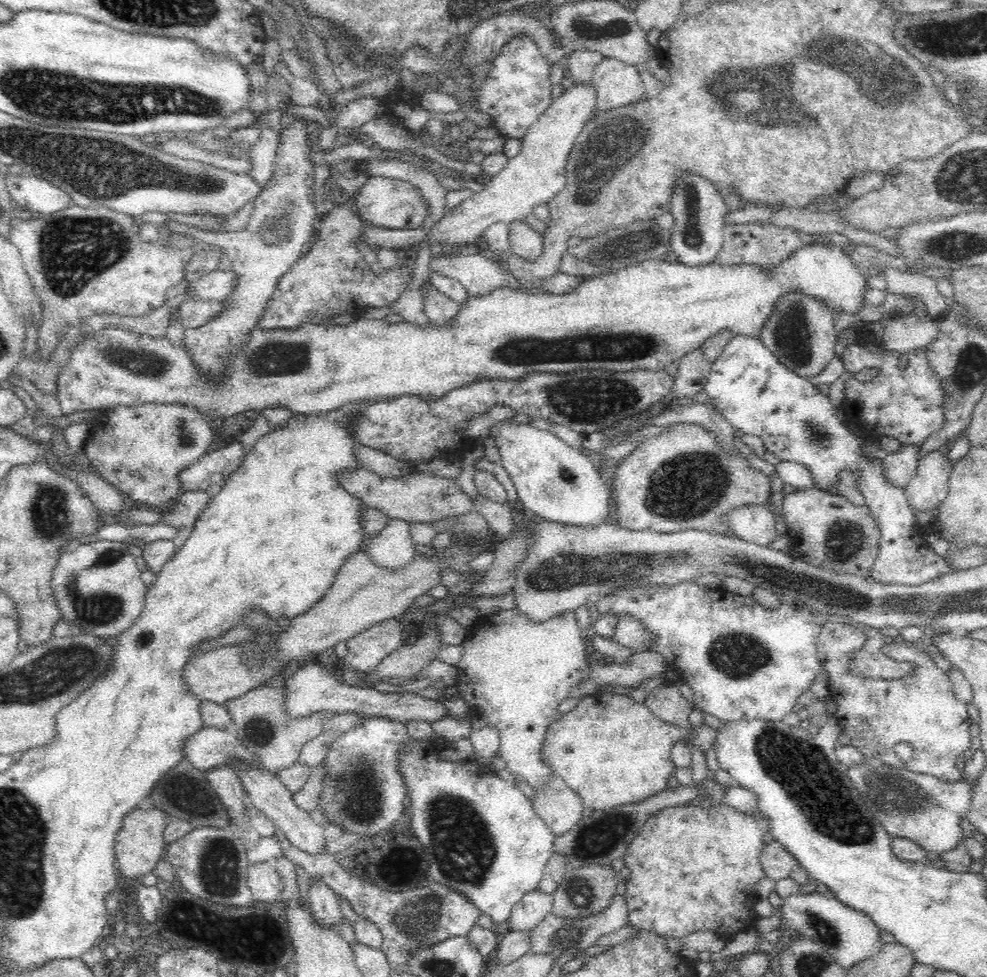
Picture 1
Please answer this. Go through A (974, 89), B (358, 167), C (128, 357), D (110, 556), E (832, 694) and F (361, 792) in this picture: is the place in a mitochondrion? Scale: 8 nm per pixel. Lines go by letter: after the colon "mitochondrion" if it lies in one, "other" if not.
A: other
B: other
C: mitochondrion
D: mitochondrion
E: other
F: mitochondrion

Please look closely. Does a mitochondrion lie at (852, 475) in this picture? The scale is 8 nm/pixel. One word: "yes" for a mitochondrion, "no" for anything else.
no

